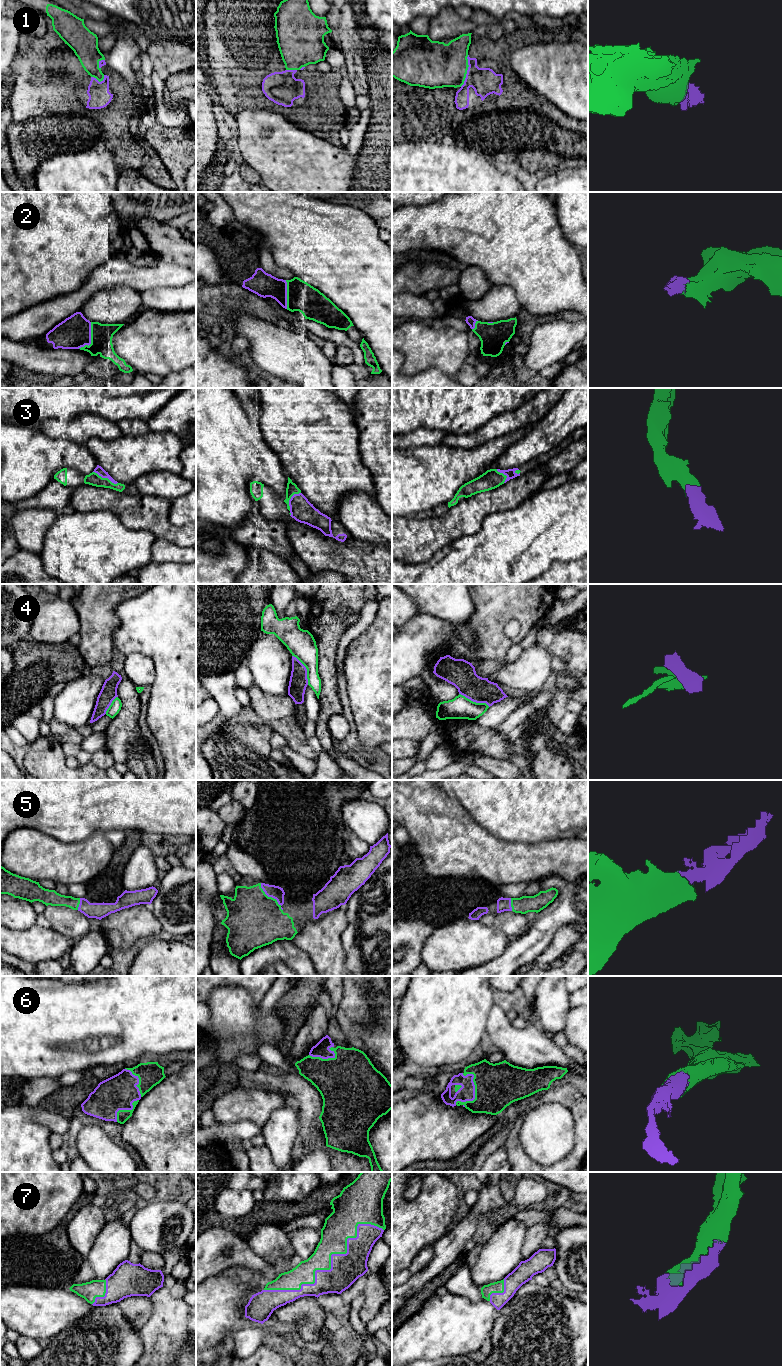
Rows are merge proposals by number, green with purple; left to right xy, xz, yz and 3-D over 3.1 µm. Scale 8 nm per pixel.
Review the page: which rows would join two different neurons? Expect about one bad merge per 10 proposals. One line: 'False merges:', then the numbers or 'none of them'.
False merges: 4

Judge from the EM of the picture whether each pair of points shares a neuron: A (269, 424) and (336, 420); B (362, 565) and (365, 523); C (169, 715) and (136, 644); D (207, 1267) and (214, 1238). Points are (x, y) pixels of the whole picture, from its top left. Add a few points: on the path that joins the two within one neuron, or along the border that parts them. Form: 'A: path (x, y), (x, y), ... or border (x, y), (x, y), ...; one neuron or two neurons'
A: path (286, 424), (319, 427); one neuron
B: border (347, 535), (381, 546); two neurons
C: path (169, 695), (169, 668), (156, 655); one neuron
D: path (207, 1260), (207, 1256), (214, 1249), (214, 1245); one neuron

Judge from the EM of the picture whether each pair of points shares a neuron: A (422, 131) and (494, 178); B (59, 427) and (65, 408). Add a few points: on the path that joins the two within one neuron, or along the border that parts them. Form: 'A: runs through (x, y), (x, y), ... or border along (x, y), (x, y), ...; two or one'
A: border along (412, 140), (451, 140), (458, 144); two
B: border along (85, 413), (70, 419), (46, 418), (43, 421); two

